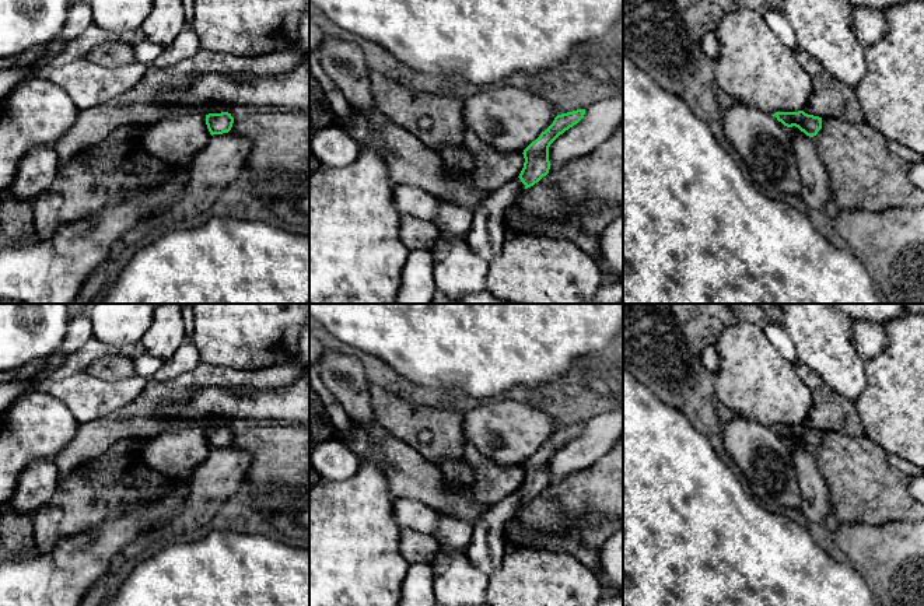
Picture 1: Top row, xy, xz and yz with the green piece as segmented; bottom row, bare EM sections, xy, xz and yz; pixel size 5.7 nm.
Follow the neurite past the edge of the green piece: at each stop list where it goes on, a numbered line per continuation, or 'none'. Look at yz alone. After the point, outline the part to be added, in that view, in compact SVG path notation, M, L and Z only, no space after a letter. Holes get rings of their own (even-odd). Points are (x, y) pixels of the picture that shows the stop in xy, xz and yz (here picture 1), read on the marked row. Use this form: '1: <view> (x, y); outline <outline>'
none

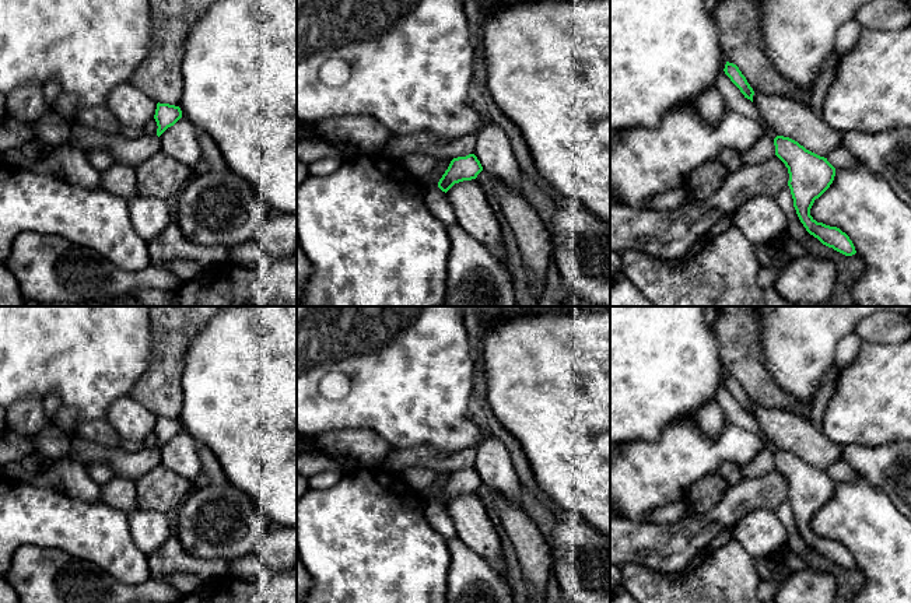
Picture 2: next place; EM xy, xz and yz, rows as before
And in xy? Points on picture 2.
none

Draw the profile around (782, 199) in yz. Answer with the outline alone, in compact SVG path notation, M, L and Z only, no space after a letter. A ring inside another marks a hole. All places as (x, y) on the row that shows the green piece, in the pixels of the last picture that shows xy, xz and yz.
M789 186L781 189L774 197L772 201L785 213L788 218L786 234L796 242L805 245L809 238L809 232L800 222L796 210L793 207L793 199L791 194Z

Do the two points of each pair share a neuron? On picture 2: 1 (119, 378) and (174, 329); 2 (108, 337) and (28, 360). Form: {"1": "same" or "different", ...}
{"1": "different", "2": "same"}

